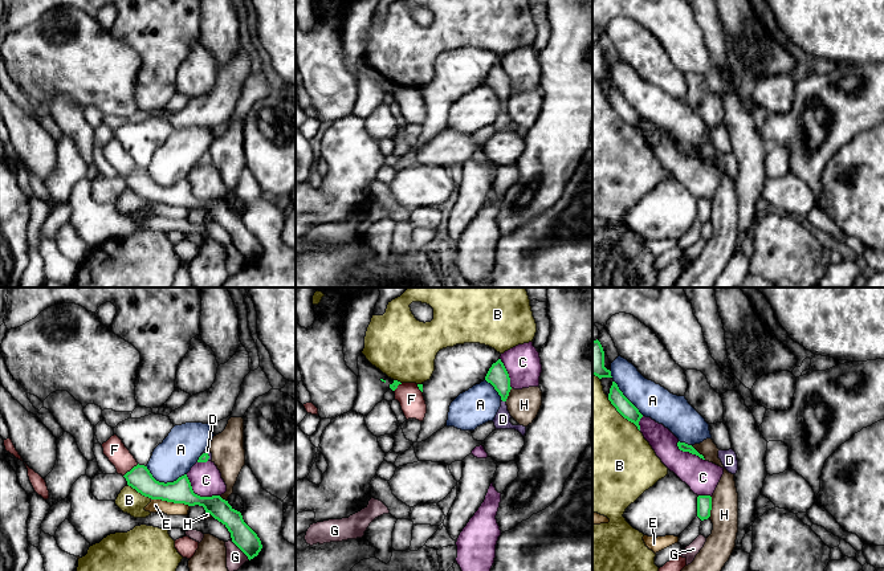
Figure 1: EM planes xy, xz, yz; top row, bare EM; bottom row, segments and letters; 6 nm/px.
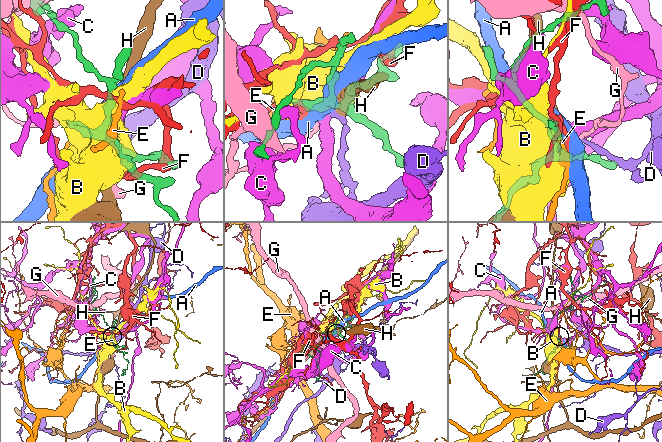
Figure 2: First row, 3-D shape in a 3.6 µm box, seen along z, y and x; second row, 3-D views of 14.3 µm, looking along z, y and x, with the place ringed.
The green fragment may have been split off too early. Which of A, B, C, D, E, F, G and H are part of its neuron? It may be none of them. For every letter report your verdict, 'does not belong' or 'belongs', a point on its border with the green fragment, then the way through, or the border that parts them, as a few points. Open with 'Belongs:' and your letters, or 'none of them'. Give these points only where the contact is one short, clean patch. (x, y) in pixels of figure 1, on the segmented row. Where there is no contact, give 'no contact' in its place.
Belongs: D
A: does not belong; contact xy (163, 482)
B: does not belong; contact yz (623, 416)
C: does not belong; contact xy (196, 494)
D: belongs; contact xz (504, 400); way xz (497, 375), (504, 388), (504, 400), (502, 419)
E: does not belong; contact xy (170, 501); border xy (151, 498), (183, 502), (188, 506)
F: does not belong; contact xy (131, 469)
G: does not belong; contact xy (240, 549)
H: does not belong; contact yz (711, 508)

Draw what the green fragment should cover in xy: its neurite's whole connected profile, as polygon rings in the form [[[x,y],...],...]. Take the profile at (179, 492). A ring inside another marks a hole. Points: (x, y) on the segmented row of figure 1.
[[[137,465],[123,476],[127,485],[144,497],[162,499],[188,506],[203,506],[215,519],[221,522],[231,533],[232,542],[248,556],[253,559],[262,548],[257,534],[244,522],[240,511],[235,510],[228,501],[220,495],[200,497],[193,493],[187,474],[174,482],[156,481],[147,466]]]

